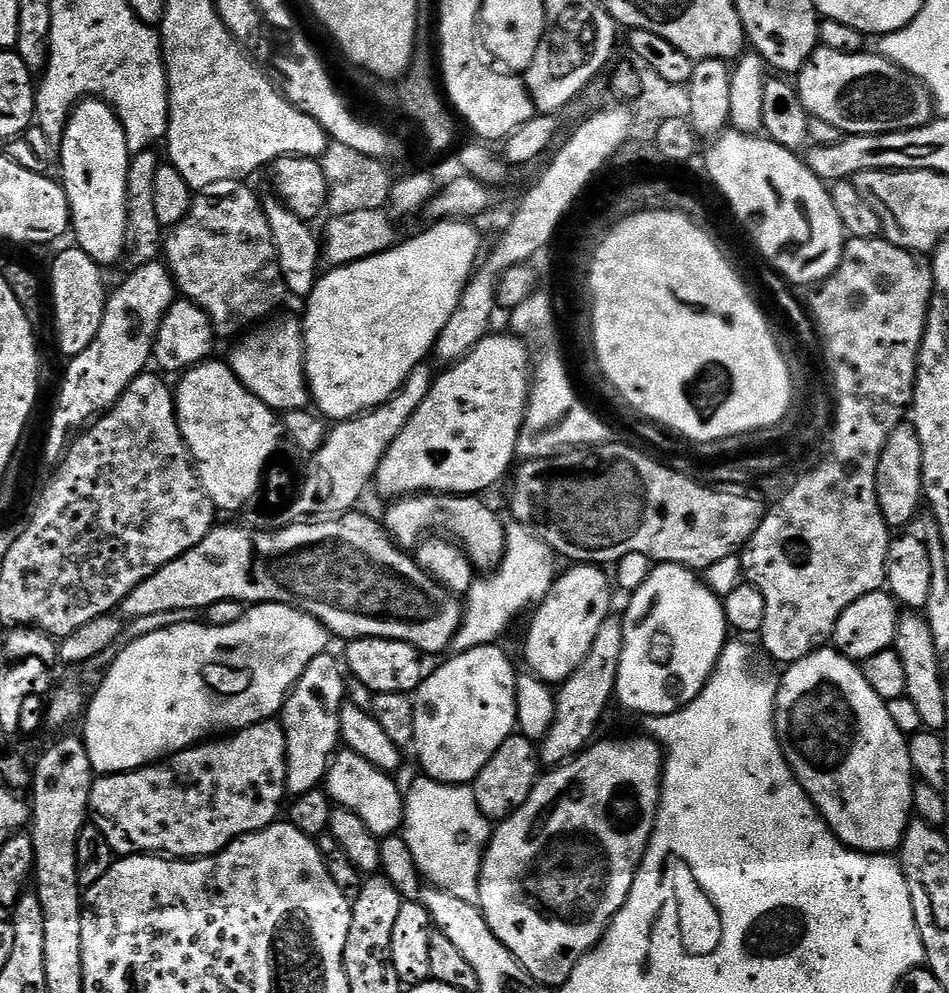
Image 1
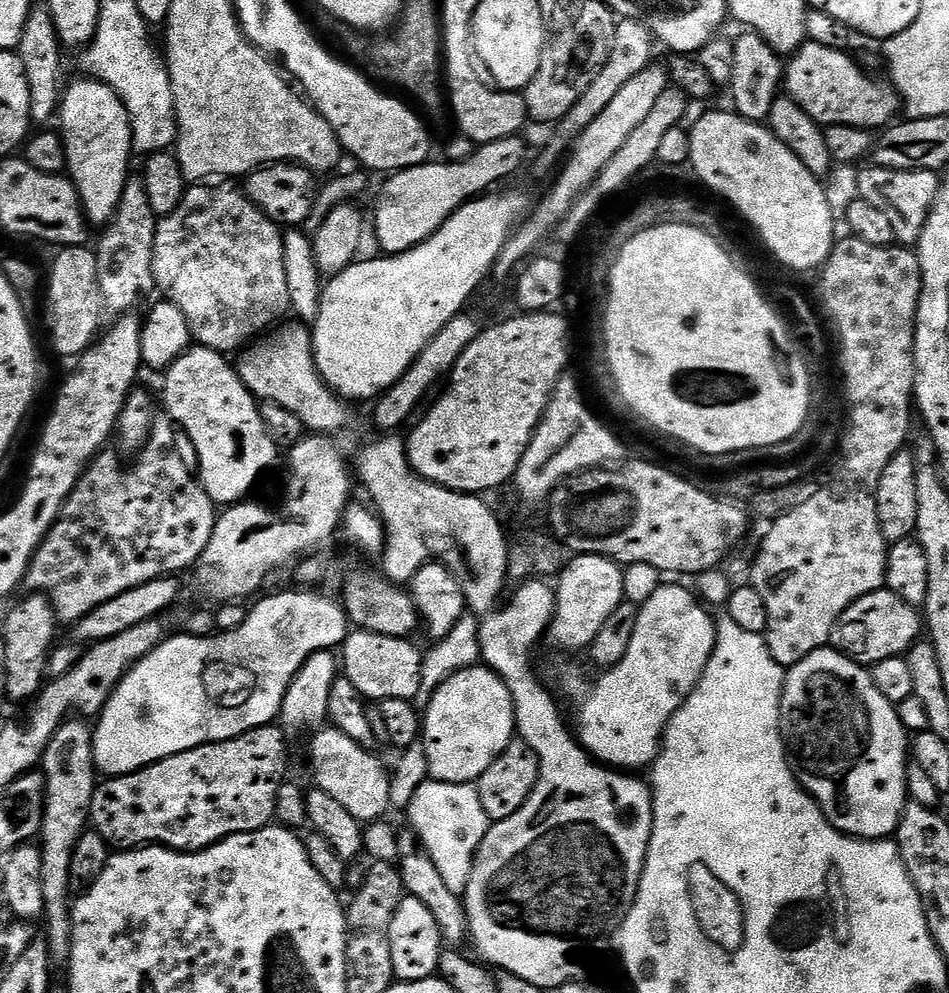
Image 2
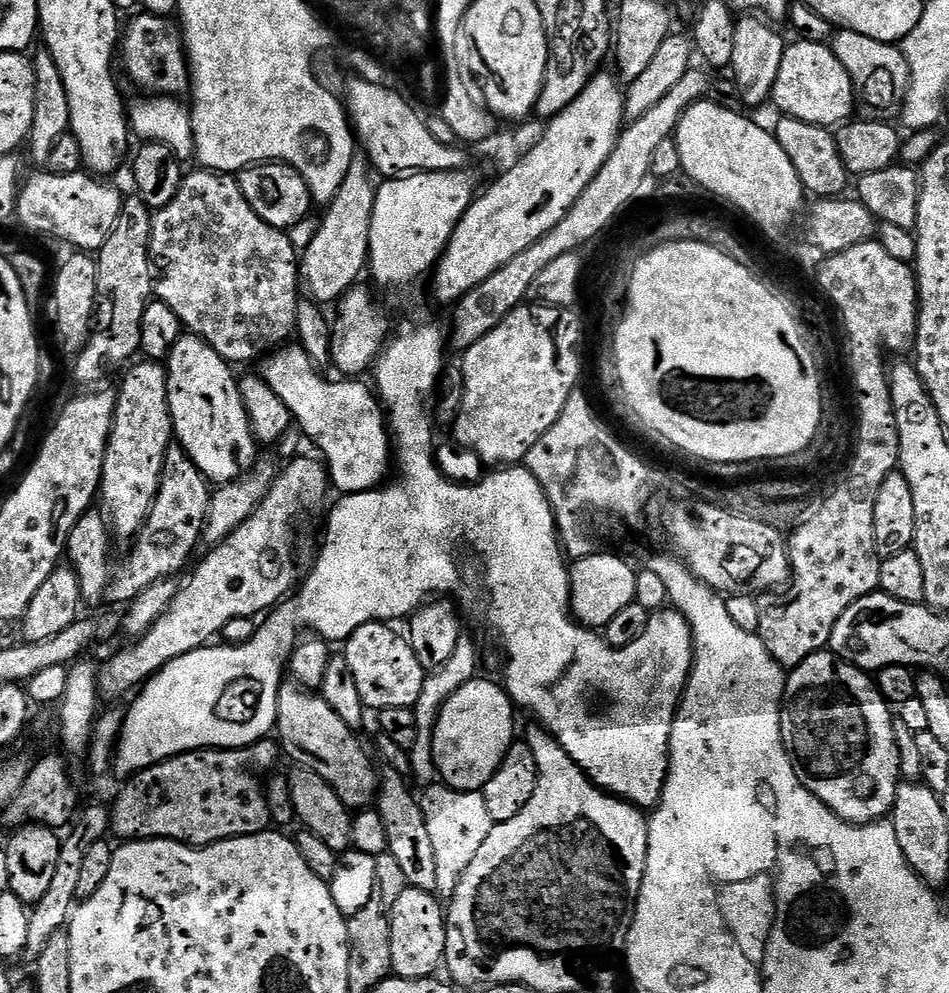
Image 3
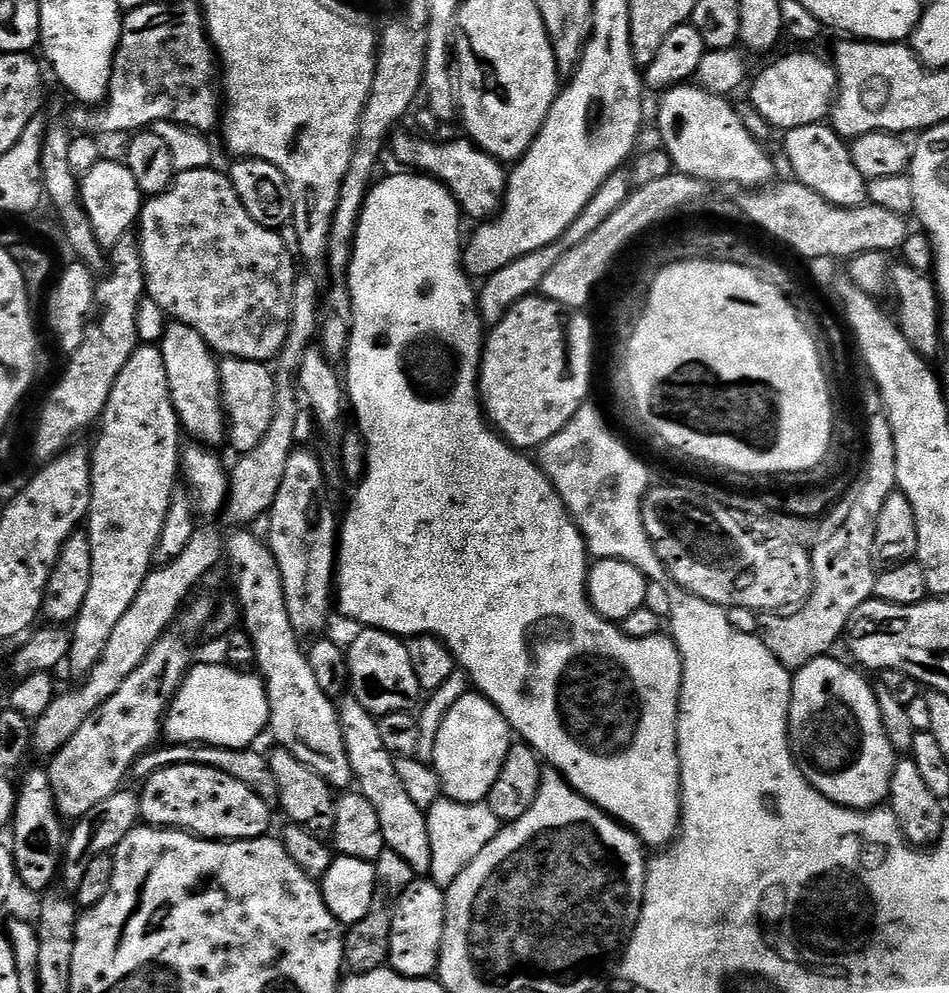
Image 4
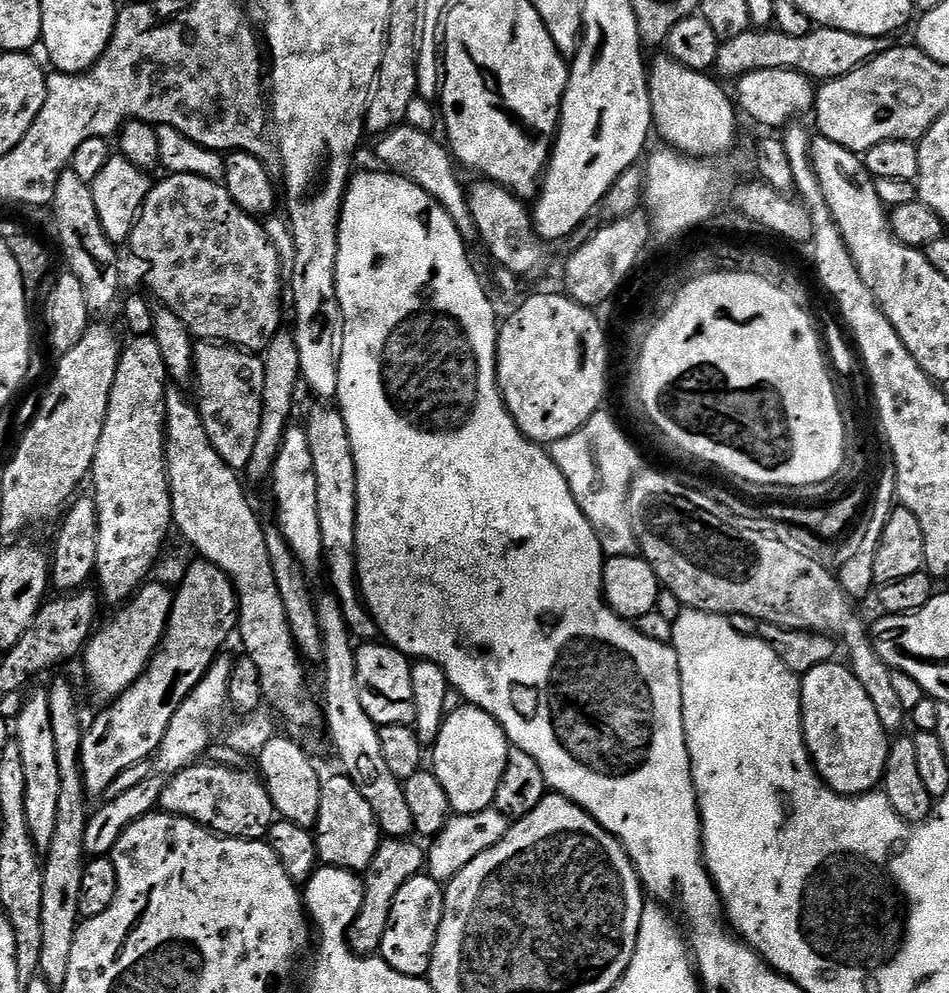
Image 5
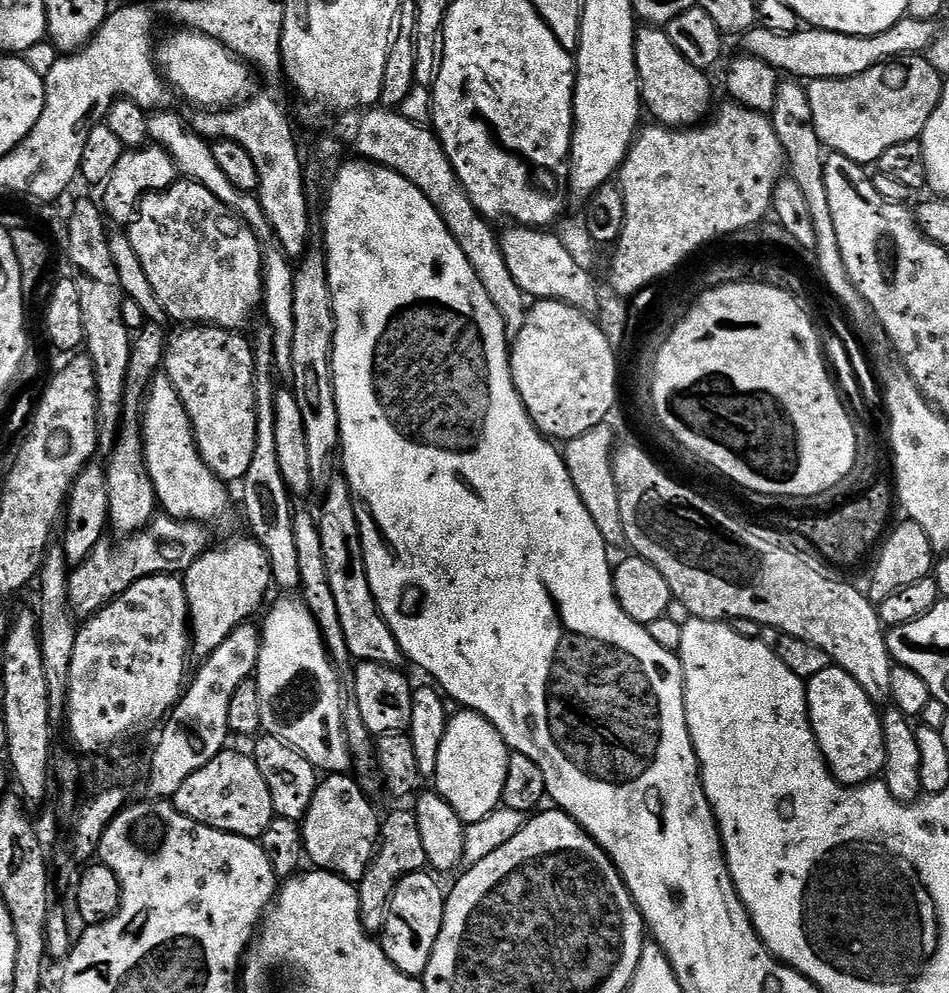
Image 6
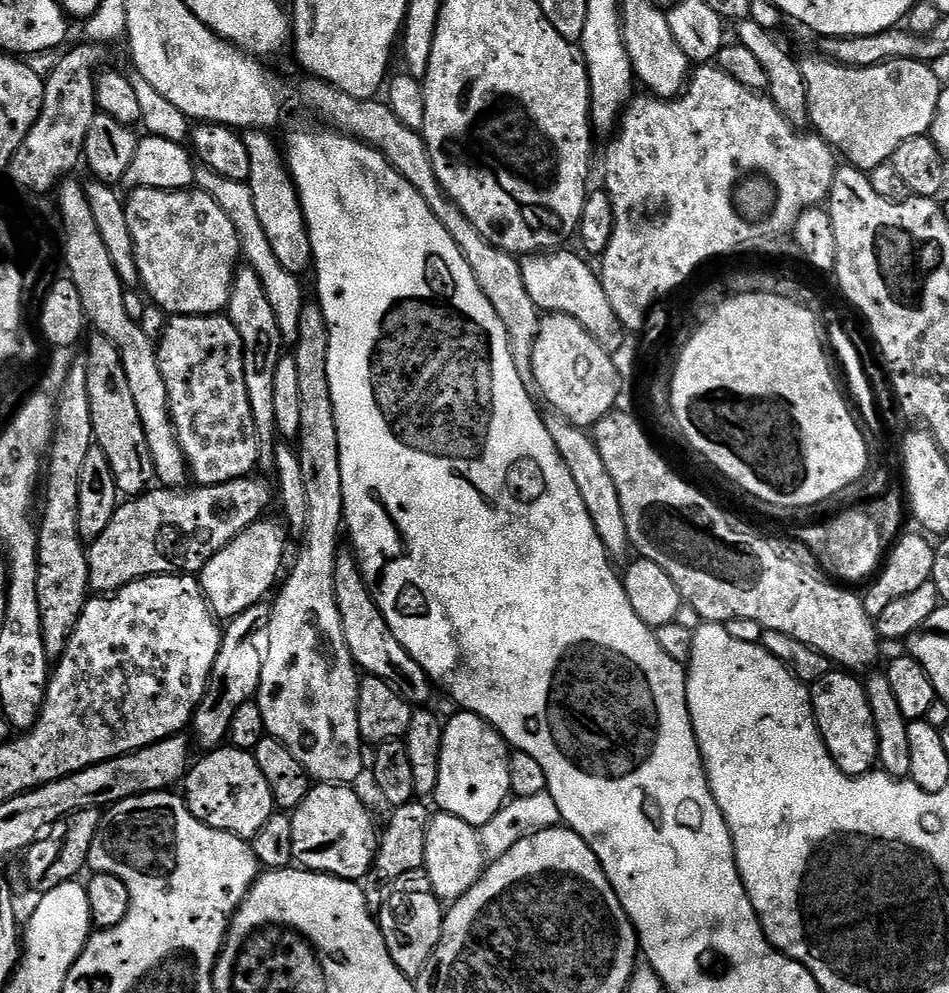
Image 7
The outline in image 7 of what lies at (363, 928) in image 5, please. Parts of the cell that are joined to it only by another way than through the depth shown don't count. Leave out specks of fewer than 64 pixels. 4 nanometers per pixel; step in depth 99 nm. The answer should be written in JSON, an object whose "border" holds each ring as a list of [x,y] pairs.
{"border":[[[424,802],[398,804],[391,809],[392,817],[388,825],[383,825],[376,845],[376,857],[372,868],[362,881],[364,897],[369,909],[379,910],[384,905],[384,897],[392,890],[392,884],[411,872],[419,872],[424,867],[426,854],[426,830],[430,819],[430,811]]]}

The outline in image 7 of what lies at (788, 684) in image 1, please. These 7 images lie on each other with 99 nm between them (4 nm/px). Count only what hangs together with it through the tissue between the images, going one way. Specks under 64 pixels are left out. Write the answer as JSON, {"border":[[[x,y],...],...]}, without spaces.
{"border":[[[833,670],[811,685],[812,709],[818,722],[818,730],[834,758],[834,762],[848,776],[864,776],[873,771],[877,763],[878,734],[874,730],[874,718],[868,705],[865,685],[855,675],[844,670]]]}

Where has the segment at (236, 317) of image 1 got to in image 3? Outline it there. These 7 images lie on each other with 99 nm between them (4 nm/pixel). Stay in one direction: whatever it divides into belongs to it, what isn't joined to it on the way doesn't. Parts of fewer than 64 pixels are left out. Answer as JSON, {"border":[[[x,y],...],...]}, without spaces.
{"border":[[[207,170],[189,171],[180,183],[178,194],[166,206],[155,209],[152,213],[152,237],[150,238],[150,250],[152,262],[158,275],[154,280],[155,299],[162,301],[174,314],[178,314],[181,325],[191,335],[200,336],[214,349],[224,360],[239,366],[247,360],[259,361],[265,354],[273,351],[277,346],[293,339],[296,331],[296,311],[302,299],[302,281],[300,278],[300,266],[298,263],[298,248],[292,245],[292,240],[287,231],[270,226],[254,214],[250,202],[246,202],[246,194],[242,194],[240,181],[235,175],[222,172],[209,172]]]}

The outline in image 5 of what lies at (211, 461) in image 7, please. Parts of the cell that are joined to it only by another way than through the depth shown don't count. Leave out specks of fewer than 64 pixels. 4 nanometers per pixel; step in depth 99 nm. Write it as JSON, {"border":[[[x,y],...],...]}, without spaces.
{"border":[[[215,342],[197,343],[194,351],[194,403],[200,412],[202,426],[206,426],[206,434],[222,462],[237,470],[247,469],[258,442],[258,426],[262,426],[263,359],[255,352]]]}

